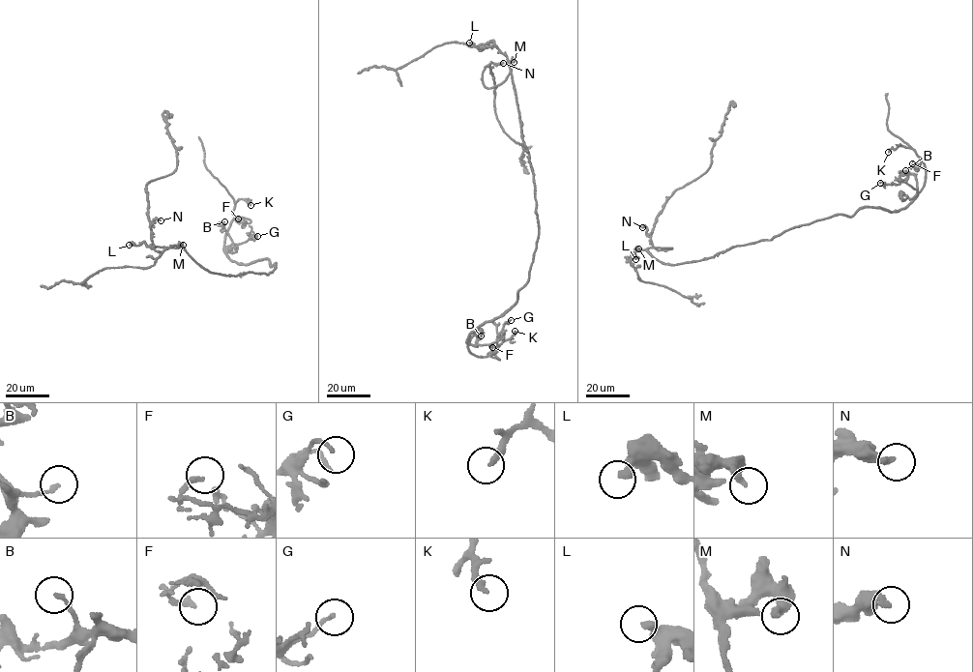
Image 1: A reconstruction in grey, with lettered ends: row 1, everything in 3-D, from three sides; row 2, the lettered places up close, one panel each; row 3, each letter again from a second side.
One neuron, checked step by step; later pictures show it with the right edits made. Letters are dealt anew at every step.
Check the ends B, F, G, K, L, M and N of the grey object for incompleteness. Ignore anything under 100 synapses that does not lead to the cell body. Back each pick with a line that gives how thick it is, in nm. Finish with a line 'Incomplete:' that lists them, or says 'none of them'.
Incomplete: none of them

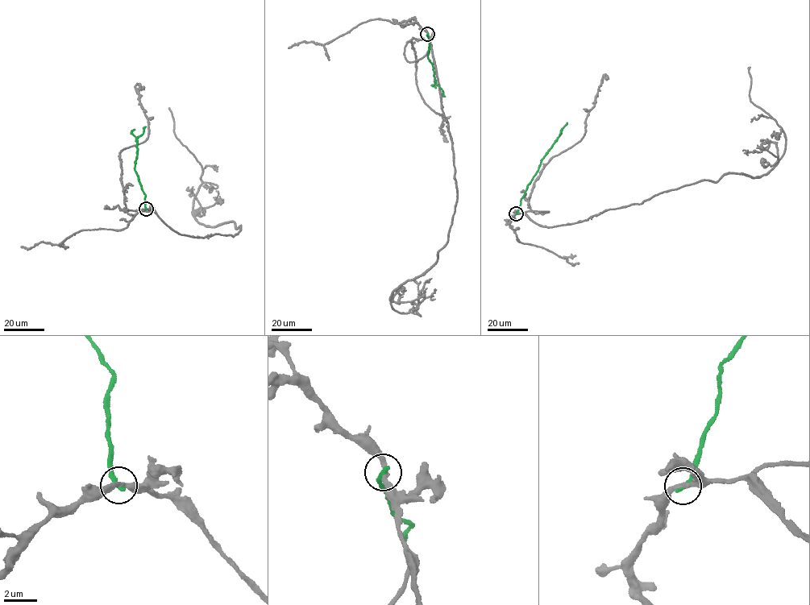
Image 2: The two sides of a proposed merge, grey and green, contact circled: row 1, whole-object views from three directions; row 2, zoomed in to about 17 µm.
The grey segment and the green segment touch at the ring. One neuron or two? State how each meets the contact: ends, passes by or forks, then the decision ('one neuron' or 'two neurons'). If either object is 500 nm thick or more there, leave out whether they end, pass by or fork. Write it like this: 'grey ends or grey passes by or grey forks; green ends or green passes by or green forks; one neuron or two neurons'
grey passes by; green ends; two neurons

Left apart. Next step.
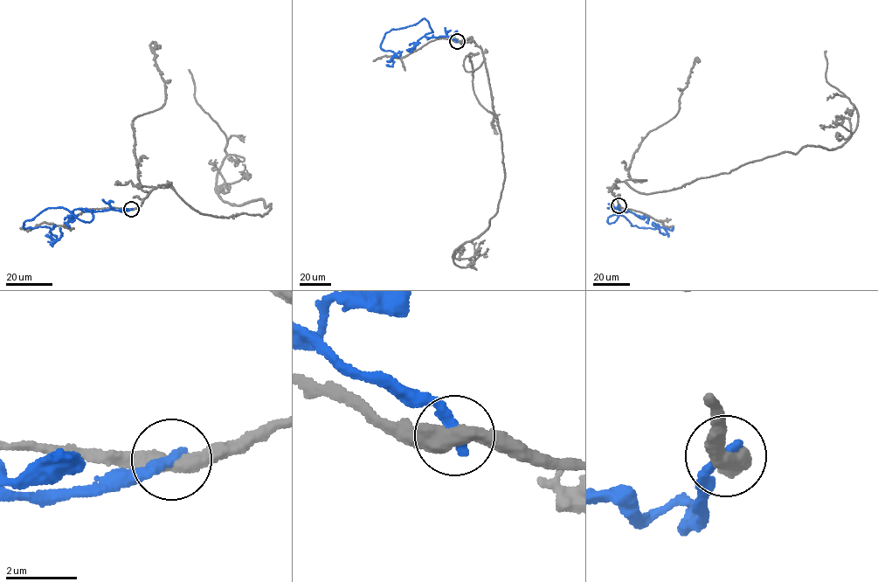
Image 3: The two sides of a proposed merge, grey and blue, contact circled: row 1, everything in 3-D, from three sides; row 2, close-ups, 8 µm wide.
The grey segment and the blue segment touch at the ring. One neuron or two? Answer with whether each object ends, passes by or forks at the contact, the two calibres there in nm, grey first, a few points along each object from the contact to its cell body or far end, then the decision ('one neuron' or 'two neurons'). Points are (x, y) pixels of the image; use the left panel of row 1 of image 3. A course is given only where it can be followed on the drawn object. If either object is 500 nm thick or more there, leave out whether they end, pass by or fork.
grey passes by | blue ends | 460/340 nm | grey via (131, 209), (162, 184), (203, 214), (272, 209), (217, 191), (226, 139), (196, 100), (189, 69) | blue via (131, 209), (79, 208), (92, 213), (86, 222), (47, 208), (24, 223), (48, 227), (53, 243), (60, 227) | two neurons

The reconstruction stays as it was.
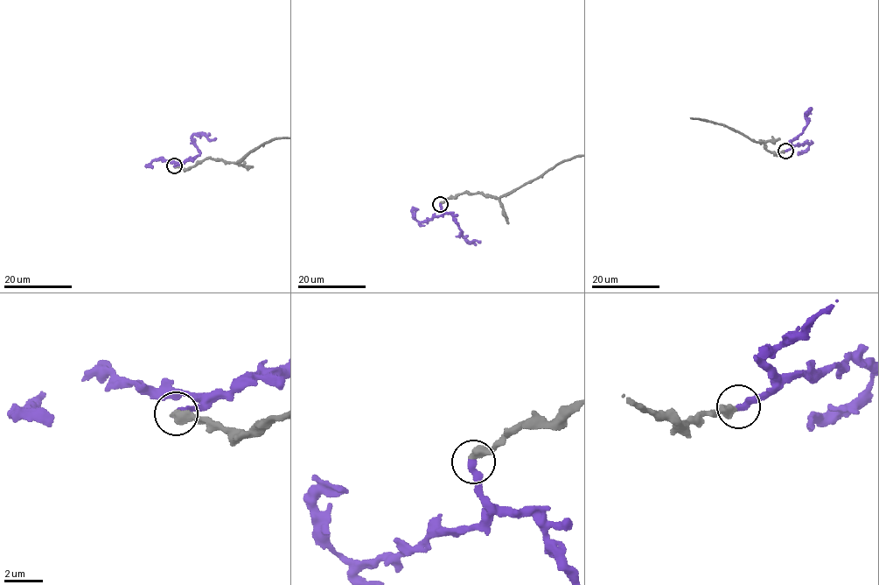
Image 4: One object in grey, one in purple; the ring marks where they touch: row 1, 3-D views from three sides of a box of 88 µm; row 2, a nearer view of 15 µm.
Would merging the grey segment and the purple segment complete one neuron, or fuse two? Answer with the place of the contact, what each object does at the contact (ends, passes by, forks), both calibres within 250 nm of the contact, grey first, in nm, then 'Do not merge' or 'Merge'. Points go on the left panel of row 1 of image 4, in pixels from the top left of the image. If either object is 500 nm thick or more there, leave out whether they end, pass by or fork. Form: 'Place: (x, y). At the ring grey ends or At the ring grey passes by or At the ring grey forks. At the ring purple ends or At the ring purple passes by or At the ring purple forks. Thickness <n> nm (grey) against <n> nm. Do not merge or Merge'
Place: (174, 165). At the ring grey ends. At the ring purple ends. Thickness 480 nm (grey) against 340 nm. Merge

